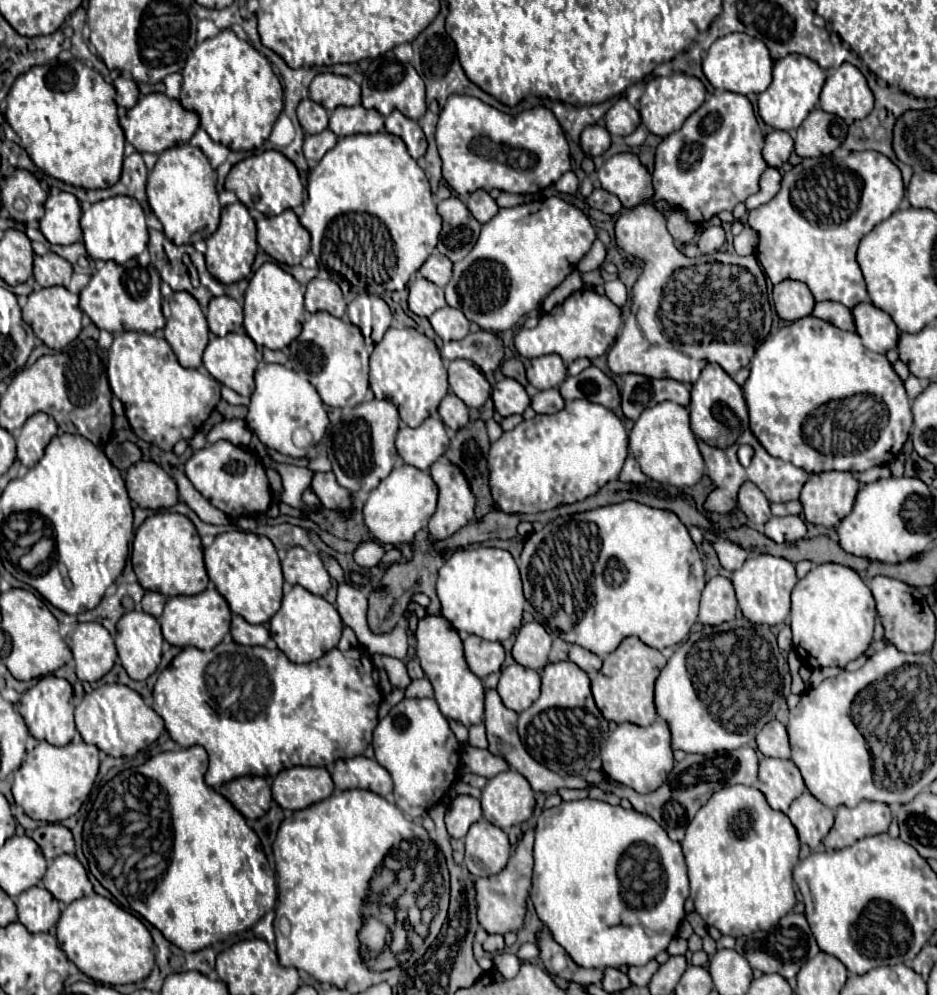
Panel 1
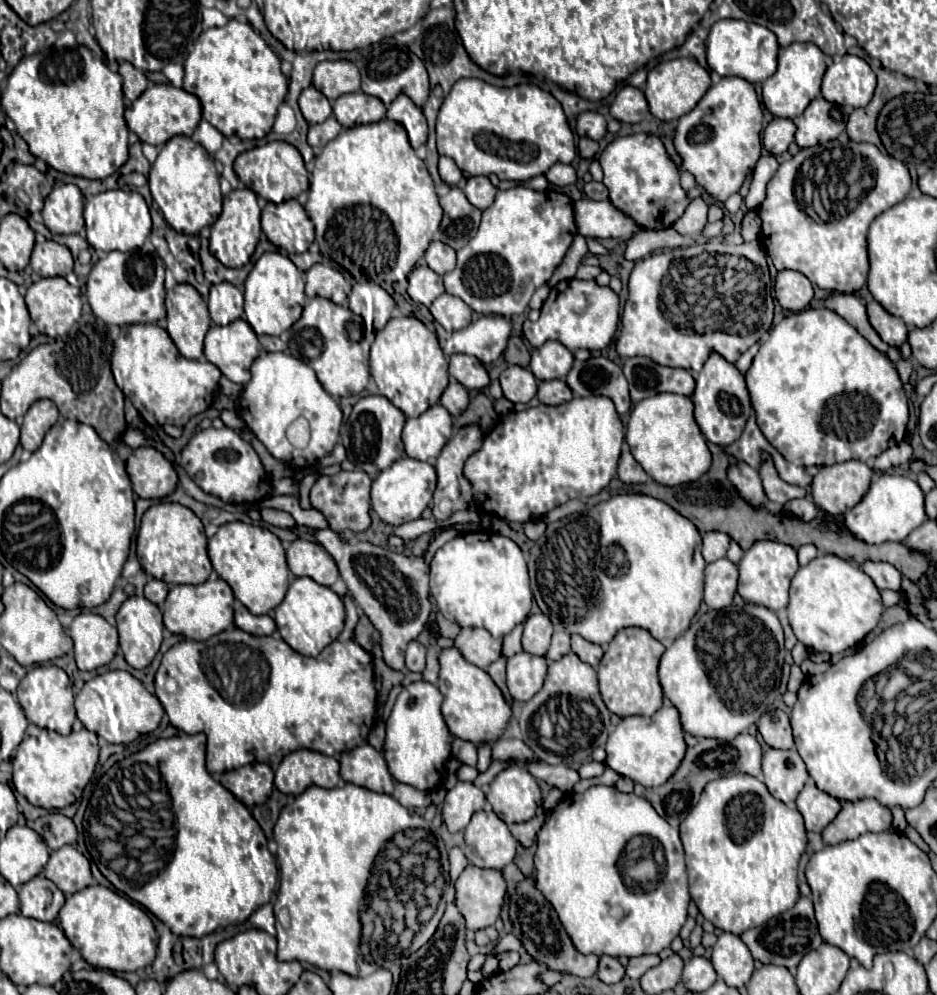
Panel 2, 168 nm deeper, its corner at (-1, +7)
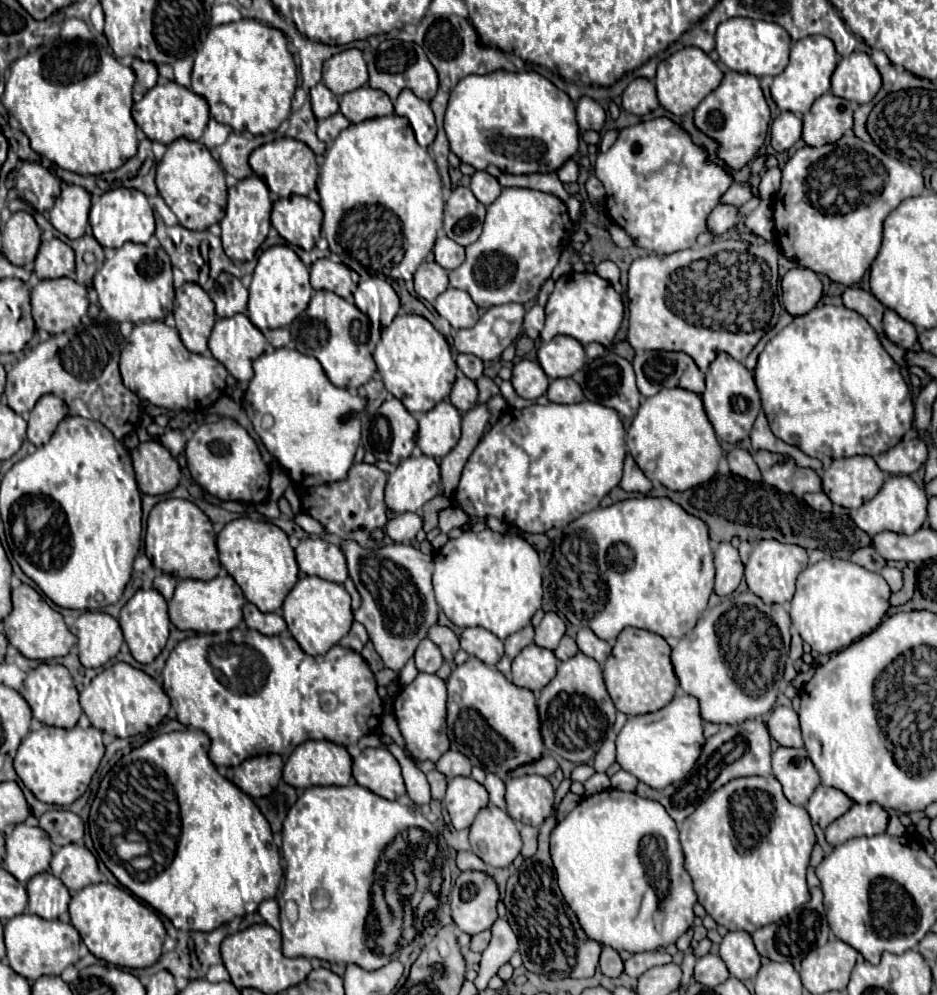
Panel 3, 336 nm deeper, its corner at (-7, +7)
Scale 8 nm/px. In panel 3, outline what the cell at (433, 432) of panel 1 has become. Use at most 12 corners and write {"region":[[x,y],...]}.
{"region":[[442,400],[418,420],[418,446],[446,456],[460,438],[460,412]]}

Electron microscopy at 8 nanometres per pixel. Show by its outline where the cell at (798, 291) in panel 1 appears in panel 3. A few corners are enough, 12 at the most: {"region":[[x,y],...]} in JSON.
{"region":[[808,268],[782,278],[782,302],[792,316],[808,314],[822,282]]}

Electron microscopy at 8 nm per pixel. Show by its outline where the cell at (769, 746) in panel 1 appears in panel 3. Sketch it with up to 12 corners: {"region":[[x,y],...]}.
{"region":[[788,706],[770,712],[768,730],[780,746],[804,746],[798,714]]}

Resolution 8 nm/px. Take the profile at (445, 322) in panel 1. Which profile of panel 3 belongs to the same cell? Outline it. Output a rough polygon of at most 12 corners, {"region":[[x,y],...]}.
{"region":[[448,288],[434,308],[456,330],[472,328],[478,308],[470,294]]}

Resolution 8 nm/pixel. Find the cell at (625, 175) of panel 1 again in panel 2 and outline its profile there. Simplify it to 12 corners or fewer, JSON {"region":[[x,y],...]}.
{"region":[[652,134],[616,138],[598,160],[610,202],[646,230],[690,202]]}

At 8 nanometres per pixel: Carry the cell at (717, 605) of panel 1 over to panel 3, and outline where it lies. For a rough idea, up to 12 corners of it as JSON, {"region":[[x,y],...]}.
{"region":[[720,542],[714,592],[730,596],[744,576],[738,550]]}

